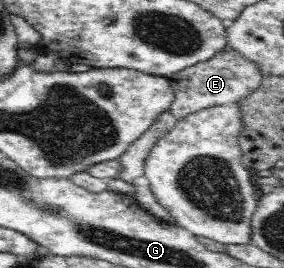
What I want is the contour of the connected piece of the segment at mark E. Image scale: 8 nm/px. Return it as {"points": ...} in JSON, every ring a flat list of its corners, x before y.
{"points":[[225,46,206,61,190,65,187,69,168,77,170,88,172,88,172,103,170,103,169,110,178,120,196,110,215,105,236,104,240,97,244,97,250,90,256,89,261,84,263,77,263,71,260,70,258,61,250,61,231,46]]}

